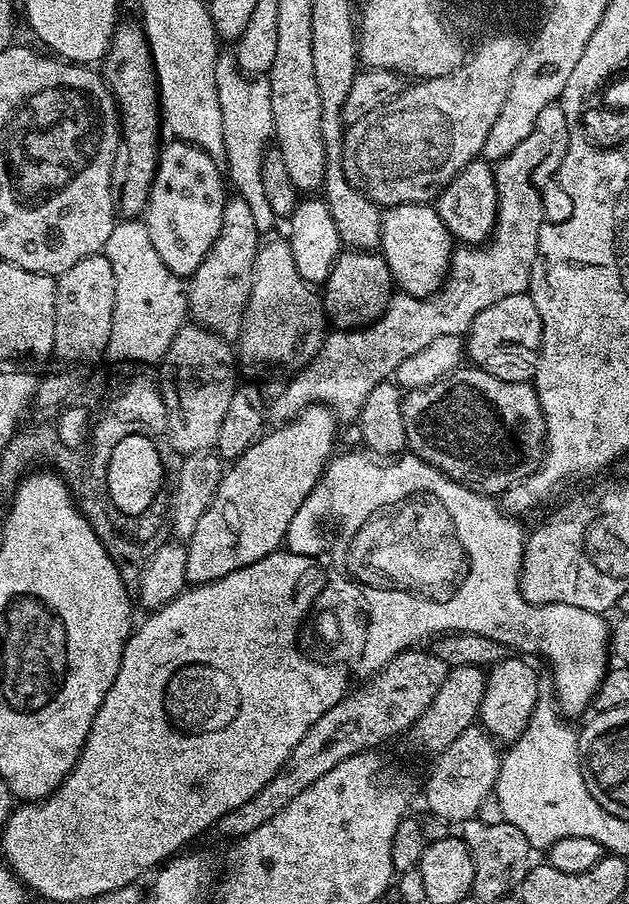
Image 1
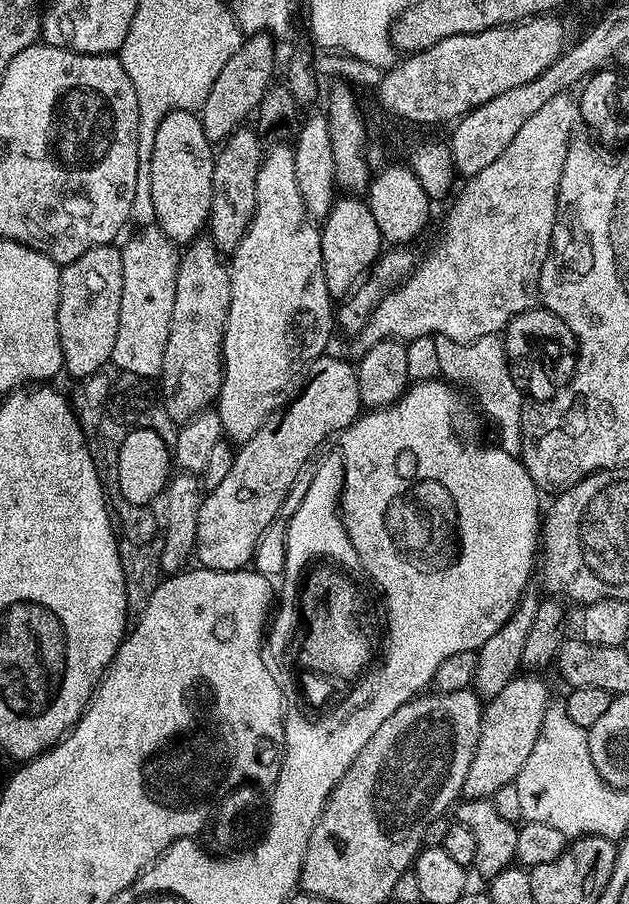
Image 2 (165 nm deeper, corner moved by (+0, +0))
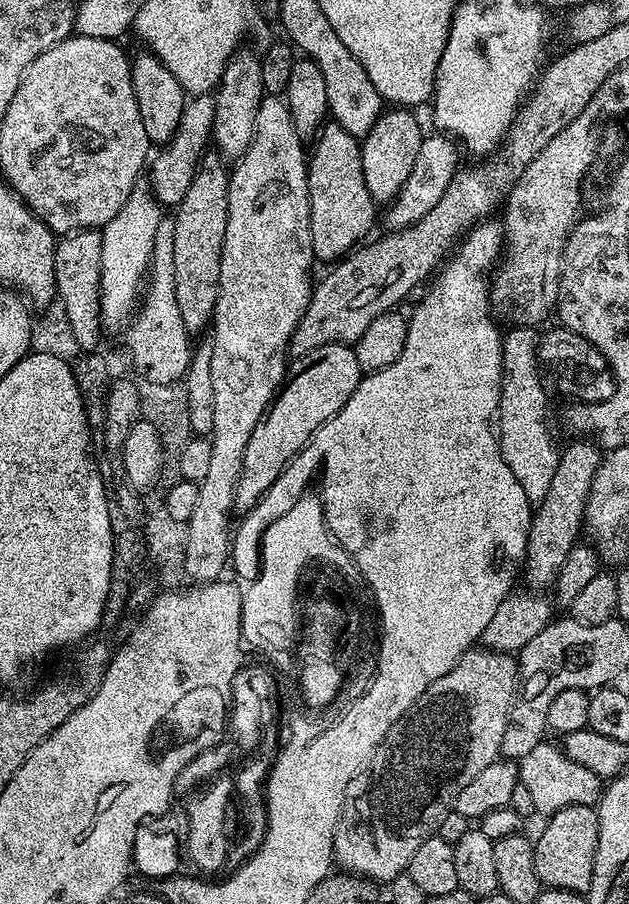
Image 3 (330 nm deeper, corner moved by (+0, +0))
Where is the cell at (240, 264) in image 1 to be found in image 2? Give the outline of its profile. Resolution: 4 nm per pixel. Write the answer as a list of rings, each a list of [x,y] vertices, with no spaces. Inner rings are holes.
[[[240,126],[219,145],[214,156],[214,178],[212,179],[212,201],[207,229],[221,253],[235,252],[238,242],[246,234],[254,218],[254,186],[258,182],[258,170],[262,159],[261,137],[251,127]]]

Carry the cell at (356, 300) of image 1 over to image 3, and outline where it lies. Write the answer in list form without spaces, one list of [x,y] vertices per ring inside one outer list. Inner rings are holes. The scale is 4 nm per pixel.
[[[328,122],[314,143],[307,157],[312,254],[317,261],[339,262],[363,241],[360,239],[375,226],[376,220],[378,224],[378,205],[370,190],[366,190],[366,178],[362,178],[361,141],[357,137],[335,122]]]

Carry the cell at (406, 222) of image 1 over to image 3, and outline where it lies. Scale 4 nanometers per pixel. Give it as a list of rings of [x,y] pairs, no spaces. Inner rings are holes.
[[[392,106],[381,111],[374,126],[362,138],[360,145],[362,178],[366,178],[366,190],[370,190],[373,200],[380,206],[391,204],[402,190],[406,177],[414,167],[418,146],[422,146],[424,141],[425,133],[420,132],[419,122],[408,112],[411,111],[404,106]]]

